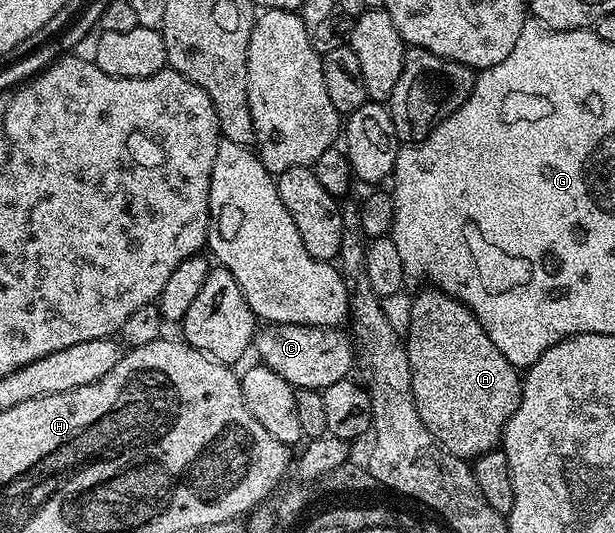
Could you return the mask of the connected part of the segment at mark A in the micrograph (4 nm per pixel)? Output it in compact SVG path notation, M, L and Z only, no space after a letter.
M437 289L422 291L410 303L410 328L404 331L408 353L408 365L412 373L410 392L420 413L420 421L432 433L434 441L458 459L473 461L479 455L495 450L501 444L502 430L516 413L522 396L522 380L519 368L513 367L496 349L492 337L484 333L480 321L465 303Z

